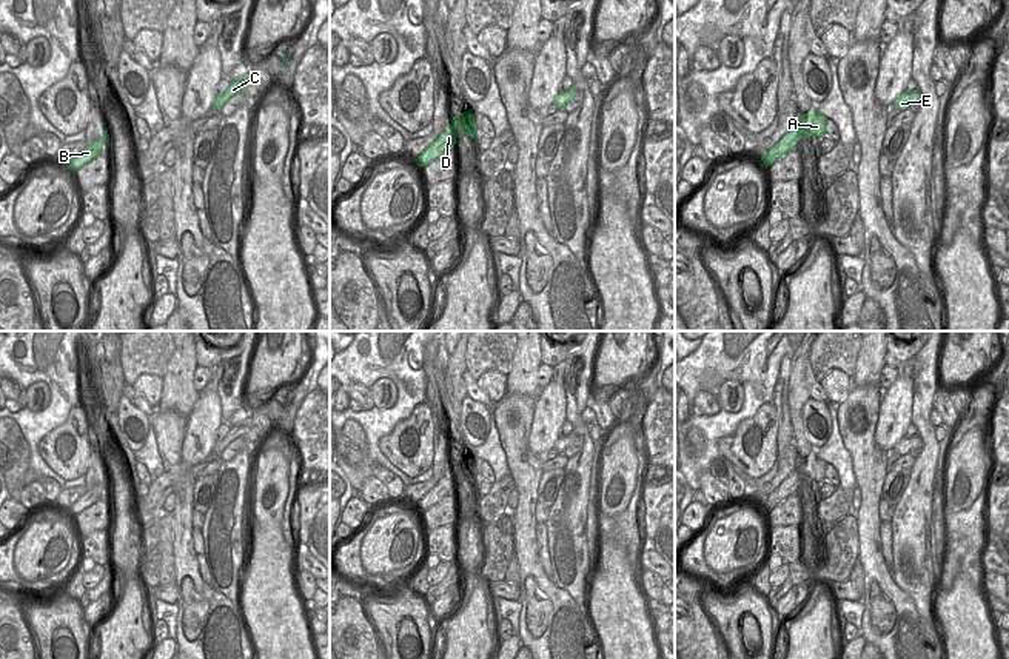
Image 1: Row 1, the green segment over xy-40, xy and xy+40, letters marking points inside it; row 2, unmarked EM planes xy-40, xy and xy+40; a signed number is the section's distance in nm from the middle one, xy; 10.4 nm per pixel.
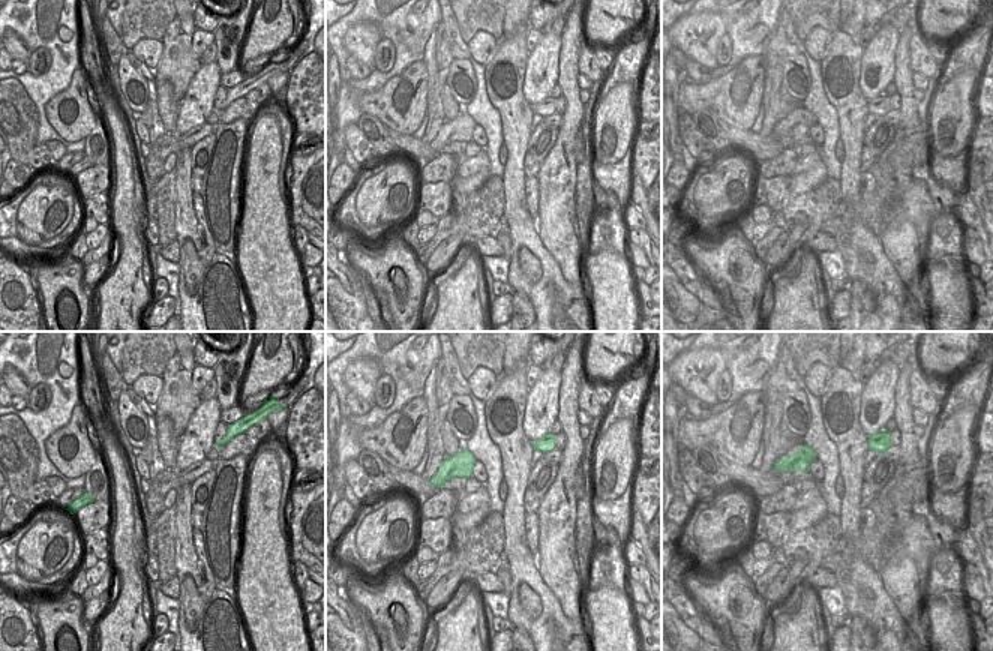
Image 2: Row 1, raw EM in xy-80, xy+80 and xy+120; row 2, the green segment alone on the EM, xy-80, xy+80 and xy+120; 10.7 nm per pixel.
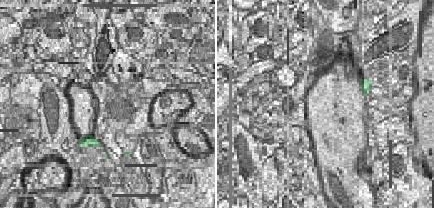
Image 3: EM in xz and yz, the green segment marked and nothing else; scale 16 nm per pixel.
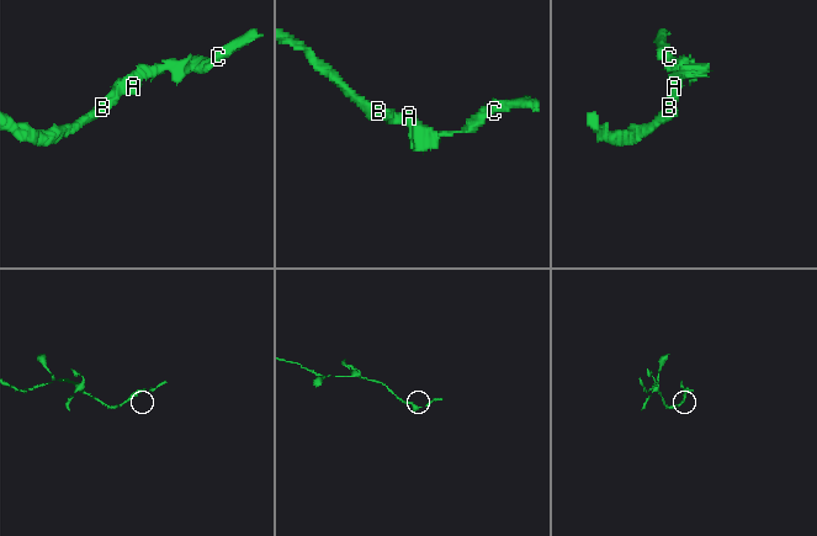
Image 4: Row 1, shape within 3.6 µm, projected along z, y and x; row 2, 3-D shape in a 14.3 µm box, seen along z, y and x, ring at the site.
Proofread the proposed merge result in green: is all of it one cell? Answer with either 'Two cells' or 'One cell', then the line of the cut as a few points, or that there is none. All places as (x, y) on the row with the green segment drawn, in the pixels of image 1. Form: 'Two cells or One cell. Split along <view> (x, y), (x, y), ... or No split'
One cell. No split.

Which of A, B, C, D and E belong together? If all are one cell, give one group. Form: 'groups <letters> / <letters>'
groups A B C D E

